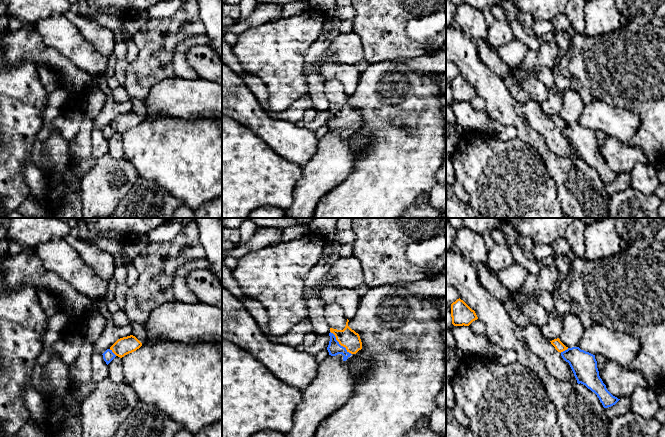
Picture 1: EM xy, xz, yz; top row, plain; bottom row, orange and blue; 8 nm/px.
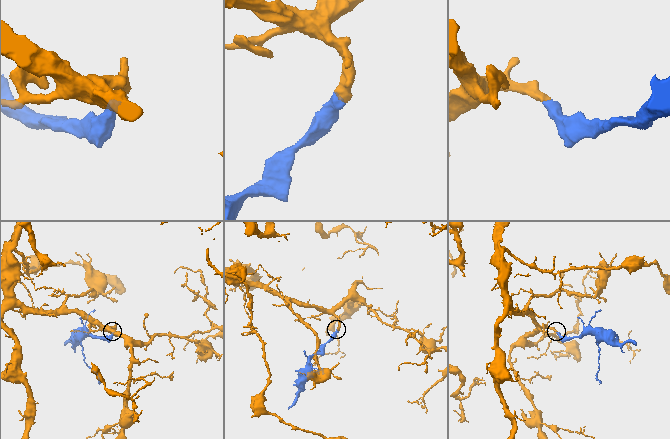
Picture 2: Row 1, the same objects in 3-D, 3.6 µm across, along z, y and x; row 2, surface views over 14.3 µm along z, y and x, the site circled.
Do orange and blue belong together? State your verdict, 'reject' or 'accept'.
accept

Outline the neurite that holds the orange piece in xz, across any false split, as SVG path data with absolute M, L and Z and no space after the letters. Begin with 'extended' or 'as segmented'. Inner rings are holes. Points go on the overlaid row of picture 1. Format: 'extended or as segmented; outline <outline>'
extended; outline M347 319L346 326L343 330L330 328L330 341L327 347L329 355L336 356L342 354L343 361L346 361L352 354L356 354L362 349L362 342L358 333L348 326Z

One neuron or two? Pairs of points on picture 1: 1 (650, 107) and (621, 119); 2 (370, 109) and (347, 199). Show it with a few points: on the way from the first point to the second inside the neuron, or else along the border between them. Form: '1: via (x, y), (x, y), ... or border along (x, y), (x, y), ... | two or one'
1: border along (613, 105), (639, 117), (633, 136) | two
2: via (378, 131), (378, 168), (369, 177) | one

